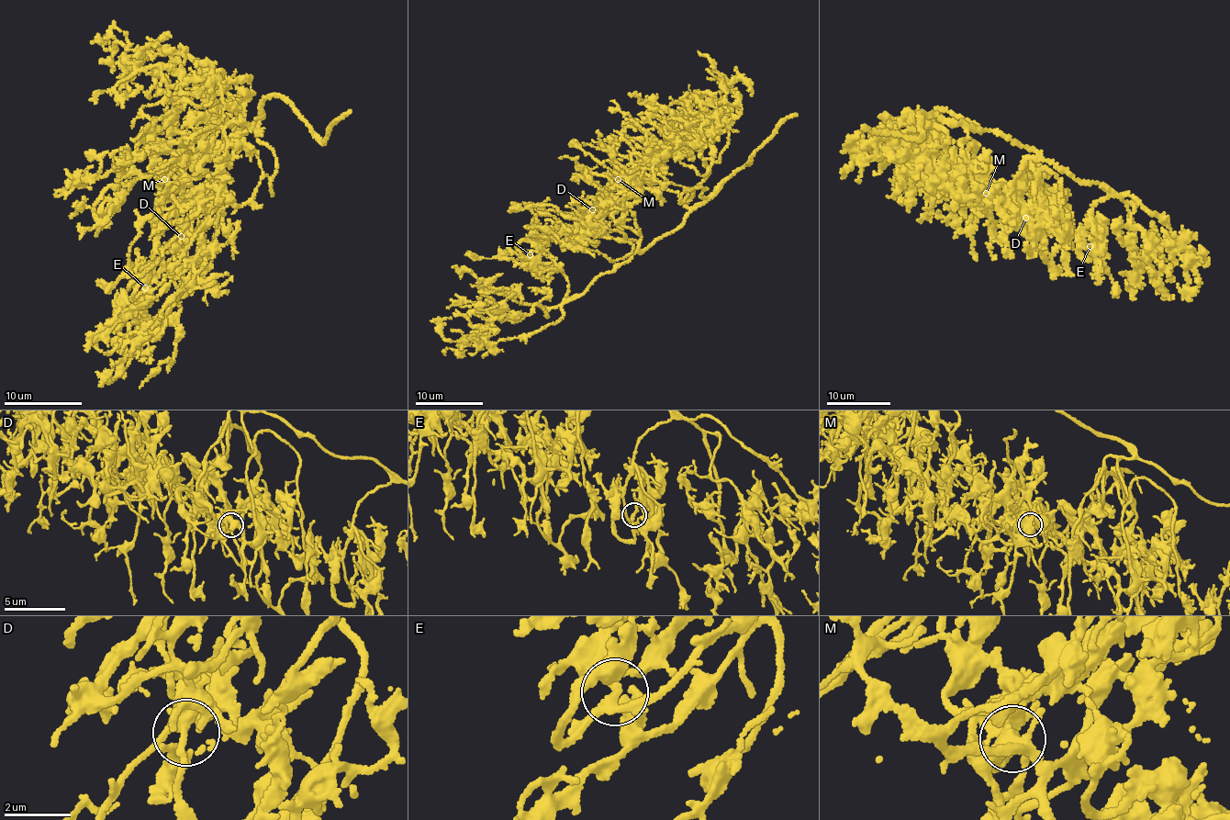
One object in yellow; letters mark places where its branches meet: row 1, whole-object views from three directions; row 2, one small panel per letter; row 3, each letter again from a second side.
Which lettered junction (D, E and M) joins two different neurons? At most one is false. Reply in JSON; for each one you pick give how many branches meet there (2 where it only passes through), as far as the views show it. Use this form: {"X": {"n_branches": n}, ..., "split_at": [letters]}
{"M": {"n_branches": 3}, "split_at": ["M"]}

